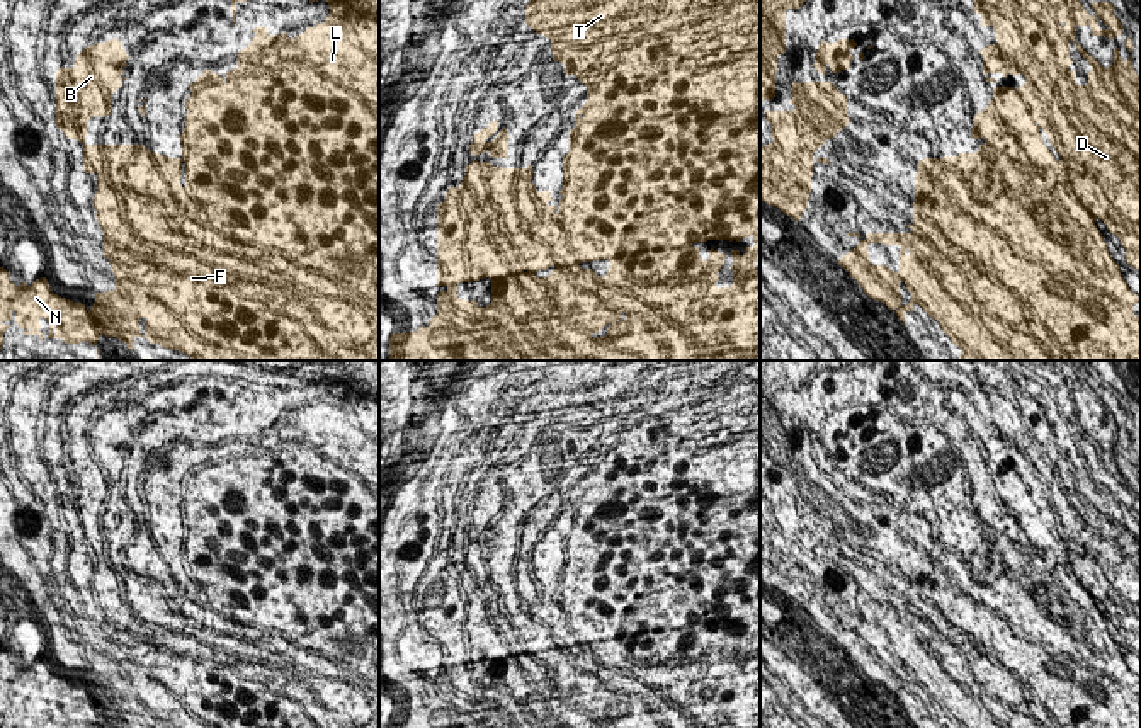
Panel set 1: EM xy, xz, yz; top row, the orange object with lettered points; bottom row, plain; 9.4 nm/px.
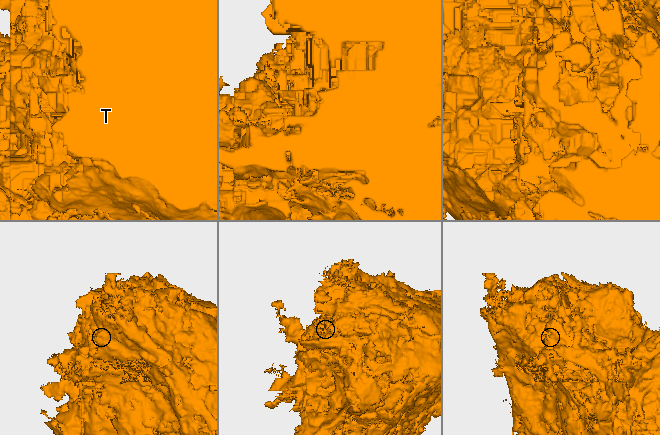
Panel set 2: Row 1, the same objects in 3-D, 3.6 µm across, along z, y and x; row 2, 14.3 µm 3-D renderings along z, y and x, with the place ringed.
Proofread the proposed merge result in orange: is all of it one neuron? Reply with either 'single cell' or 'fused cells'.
single cell

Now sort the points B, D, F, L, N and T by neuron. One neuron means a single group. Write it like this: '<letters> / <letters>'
B D F L N T

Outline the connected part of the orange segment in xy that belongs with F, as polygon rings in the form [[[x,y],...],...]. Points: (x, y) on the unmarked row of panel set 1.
[[[221,361],[230,367],[233,407],[236,407],[236,384],[247,383],[247,373],[255,369],[292,369],[303,371],[309,383],[326,381],[330,396],[315,408],[308,408],[294,420],[286,413],[270,417],[267,408],[255,408],[255,418],[238,434],[238,447],[223,459],[214,451],[204,451],[190,464],[185,481],[185,509],[179,522],[182,539],[167,539],[153,534],[143,526],[87,526],[88,502],[94,497],[111,495],[111,476],[122,466],[126,430],[117,420],[97,424],[85,429],[73,449],[58,449],[56,454],[56,507],[65,519],[78,520],[83,526],[83,553],[97,556],[94,590],[97,604],[104,612],[104,638],[116,657],[116,670],[95,674],[95,684],[87,692],[85,685],[73,684],[54,675],[48,660],[41,658],[29,668],[26,663],[15,667],[9,653],[0,648],[0,728],[9,702],[24,709],[24,716],[37,716],[39,701],[49,702],[48,719],[61,719],[65,725],[97,725],[100,716],[116,718],[128,728],[136,718],[145,718],[162,728],[379,728],[379,361]]]

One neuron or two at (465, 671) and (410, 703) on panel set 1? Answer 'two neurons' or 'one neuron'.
two neurons

